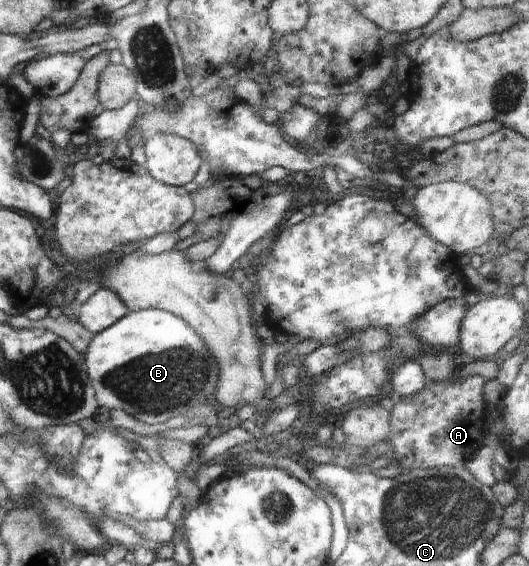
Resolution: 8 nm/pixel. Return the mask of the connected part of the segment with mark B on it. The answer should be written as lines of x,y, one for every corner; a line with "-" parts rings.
162,309
128,312
112,326
93,335
84,355
97,403
109,409
121,408
148,424
162,424
174,416
184,416
192,407
212,399
217,387
219,368
196,331
185,320

